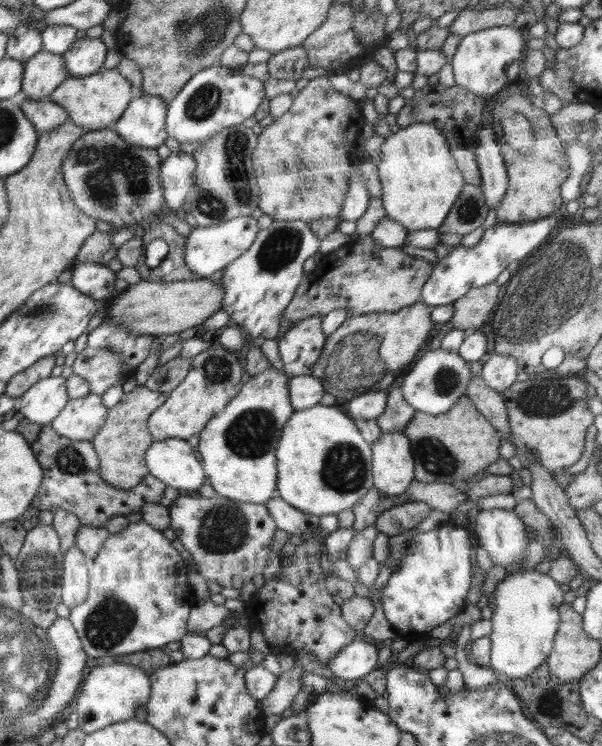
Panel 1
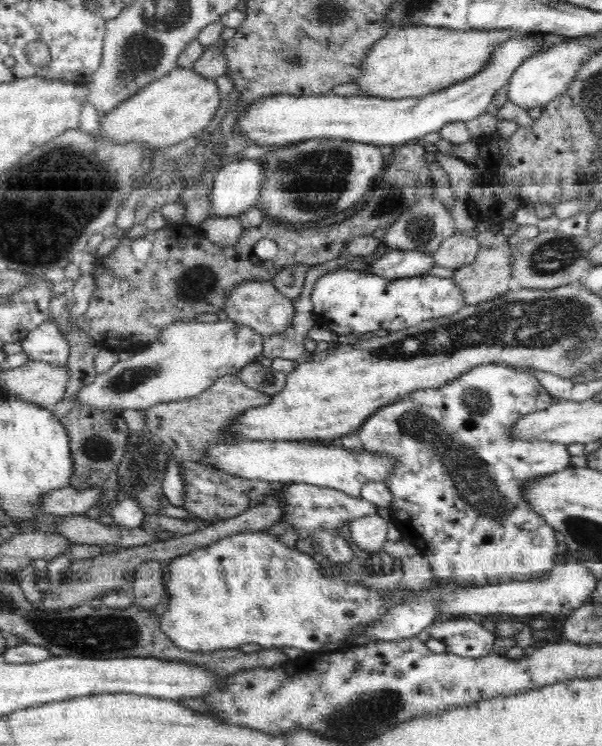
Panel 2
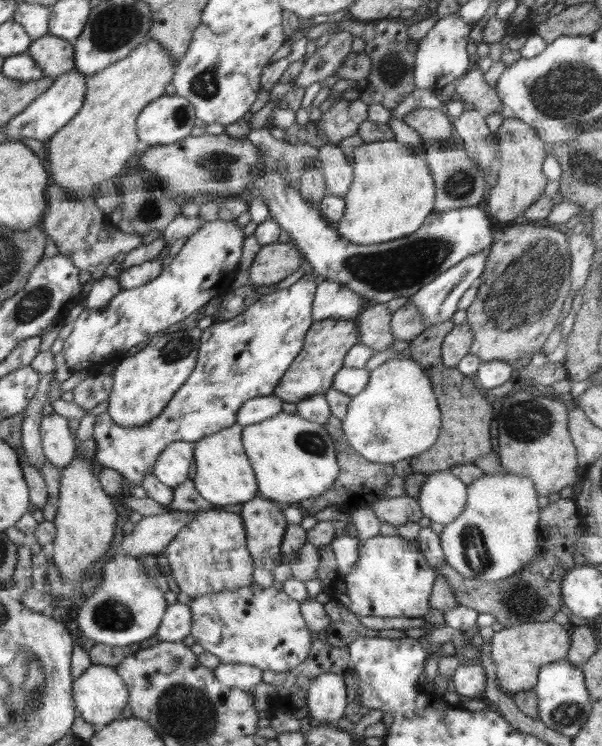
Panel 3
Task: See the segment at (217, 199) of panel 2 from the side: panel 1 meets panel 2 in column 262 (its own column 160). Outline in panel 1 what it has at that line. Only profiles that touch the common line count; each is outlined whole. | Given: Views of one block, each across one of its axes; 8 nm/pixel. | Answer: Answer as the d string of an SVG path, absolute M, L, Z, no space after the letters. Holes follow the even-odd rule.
M171 153L160 165L159 179L163 188L165 209L183 206L195 182L196 161L192 153Z

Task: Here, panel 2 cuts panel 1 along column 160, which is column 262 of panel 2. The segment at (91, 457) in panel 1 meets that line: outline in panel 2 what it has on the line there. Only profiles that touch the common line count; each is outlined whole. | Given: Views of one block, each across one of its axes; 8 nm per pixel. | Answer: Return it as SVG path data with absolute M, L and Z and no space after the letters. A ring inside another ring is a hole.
M187 461L180 464L182 481L185 490L185 508L196 517L211 522L237 517L249 508L260 505L260 500L271 496L271 500L280 496L281 490L287 486L281 482L266 482L265 480L246 480L240 477L230 477L220 473L198 461Z

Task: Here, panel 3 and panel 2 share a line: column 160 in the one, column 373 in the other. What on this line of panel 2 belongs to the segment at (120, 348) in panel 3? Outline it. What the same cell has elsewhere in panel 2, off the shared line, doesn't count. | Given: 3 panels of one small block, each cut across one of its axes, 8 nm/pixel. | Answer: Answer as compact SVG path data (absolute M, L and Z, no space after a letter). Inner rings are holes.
M339 269L328 271L314 285L311 294L316 322L327 325L338 339L353 340L379 329L400 331L420 322L448 316L466 306L464 293L452 278L421 275L384 279L370 270Z

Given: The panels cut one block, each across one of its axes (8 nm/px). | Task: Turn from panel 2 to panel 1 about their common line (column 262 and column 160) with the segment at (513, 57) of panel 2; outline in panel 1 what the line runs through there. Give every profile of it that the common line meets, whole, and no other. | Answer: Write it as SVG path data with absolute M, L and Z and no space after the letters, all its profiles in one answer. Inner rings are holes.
M157 96L134 97L116 121L116 132L128 144L157 149L168 138L165 125L167 103Z

